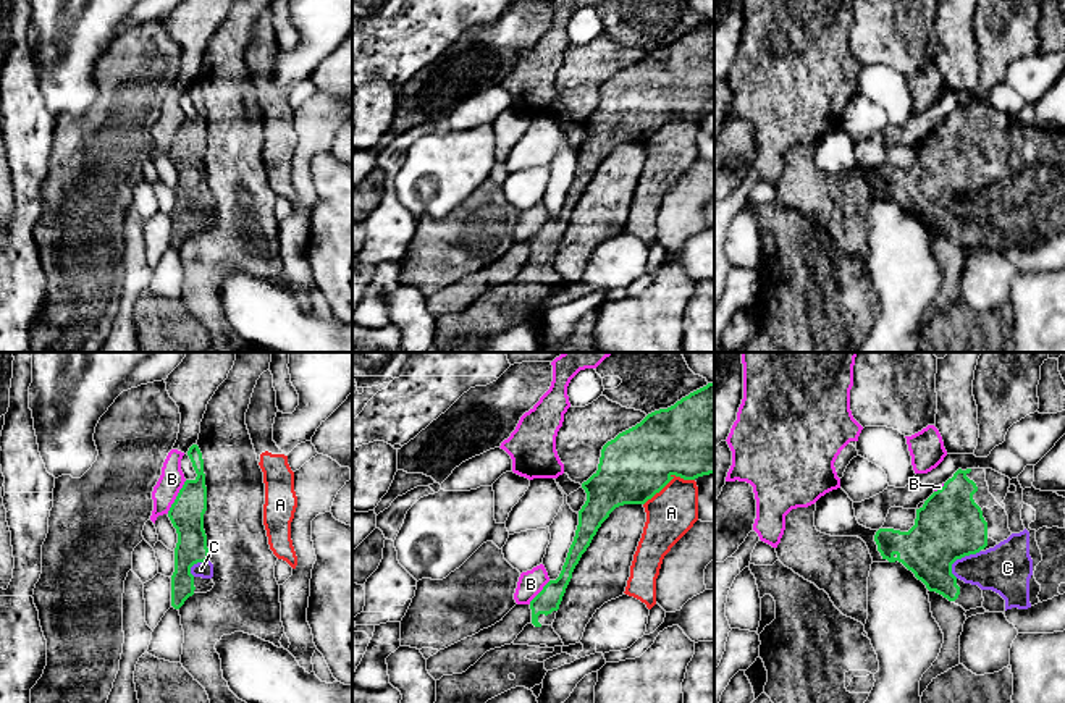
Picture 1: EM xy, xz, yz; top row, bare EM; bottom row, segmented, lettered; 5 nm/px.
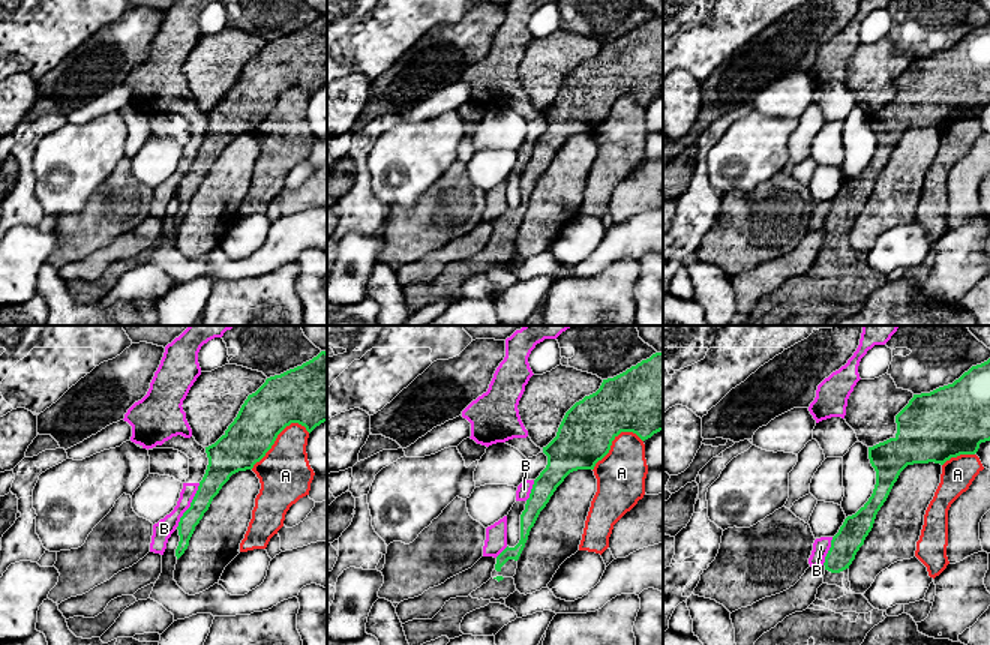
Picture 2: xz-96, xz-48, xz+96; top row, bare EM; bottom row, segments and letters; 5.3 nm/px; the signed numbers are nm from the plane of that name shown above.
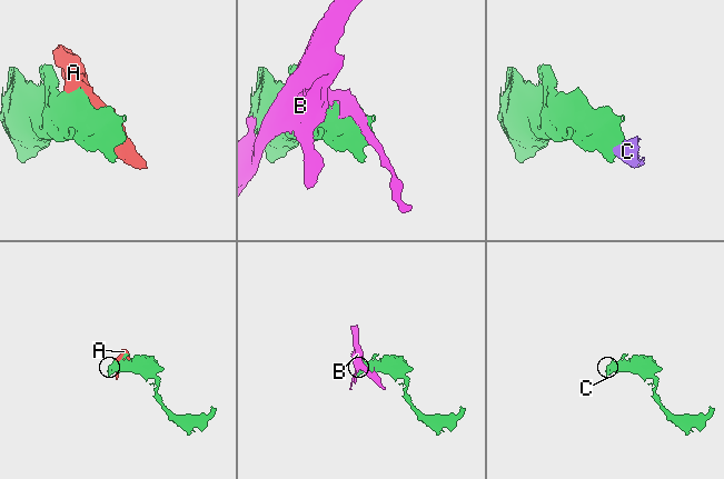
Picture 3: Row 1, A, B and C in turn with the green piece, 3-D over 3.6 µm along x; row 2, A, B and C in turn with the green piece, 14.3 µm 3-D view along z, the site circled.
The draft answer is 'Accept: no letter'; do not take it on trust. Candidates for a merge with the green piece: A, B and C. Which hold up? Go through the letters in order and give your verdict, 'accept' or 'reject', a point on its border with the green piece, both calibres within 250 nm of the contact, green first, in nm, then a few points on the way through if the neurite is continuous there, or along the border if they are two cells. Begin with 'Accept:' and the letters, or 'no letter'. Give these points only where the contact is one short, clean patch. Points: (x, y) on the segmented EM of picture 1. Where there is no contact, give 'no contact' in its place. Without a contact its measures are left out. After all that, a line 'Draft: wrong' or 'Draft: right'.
Accept: C
A: reject | xz (668, 482) | 380/240 nm
B: reject | xy (176, 496) | 170/120 nm
C: accept | yz (962, 556) | 340/260 nm | across yz (951, 526), (951, 545), (962, 556), (976, 568), (1007, 568)
Draft: wrong

